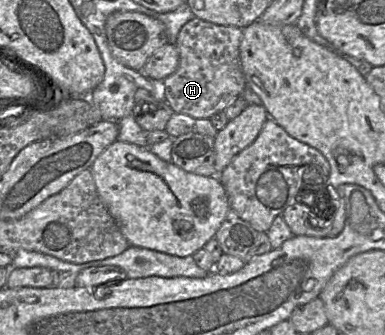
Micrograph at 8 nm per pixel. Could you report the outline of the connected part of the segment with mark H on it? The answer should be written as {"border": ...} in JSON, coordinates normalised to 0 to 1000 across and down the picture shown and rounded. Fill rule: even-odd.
{"border":[[[509,48],[475,75],[455,125],[465,152],[462,203],[426,236],[429,301],[455,337],[543,355],[629,287],[642,257],[623,191],[629,107],[631,87],[621,81],[564,75]]]}

